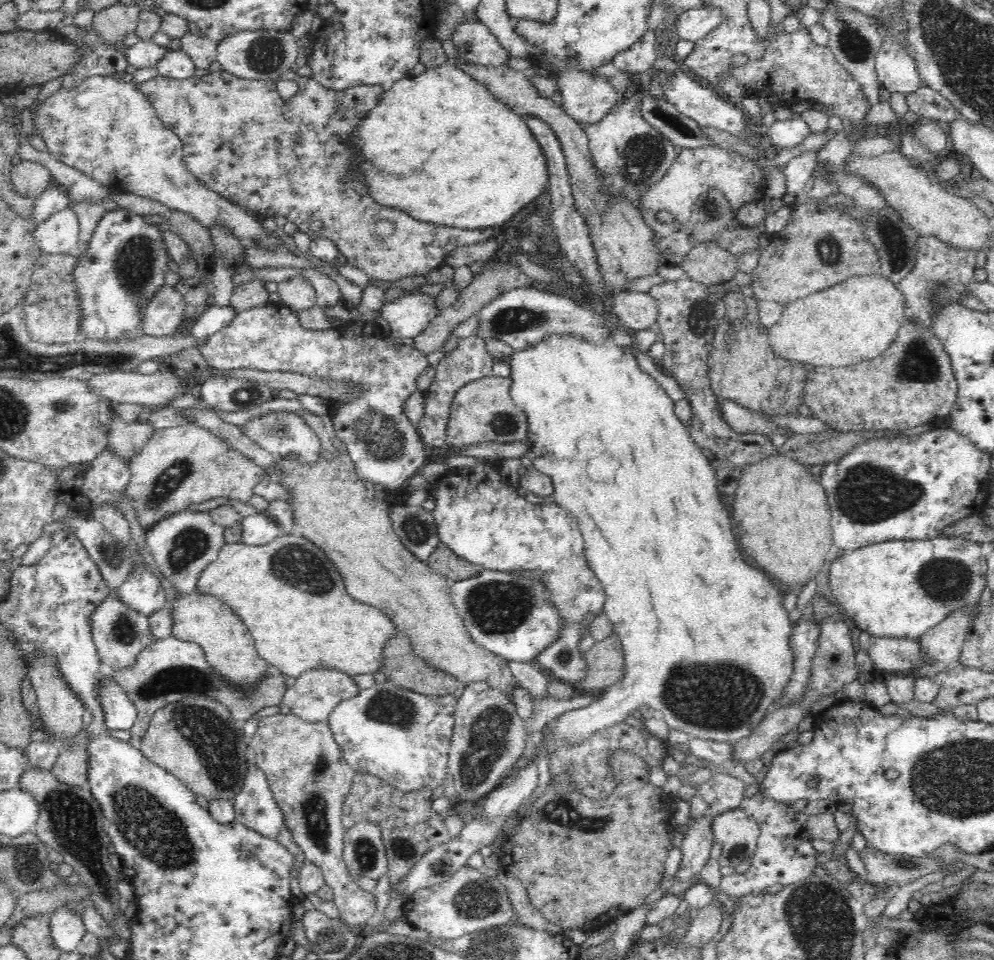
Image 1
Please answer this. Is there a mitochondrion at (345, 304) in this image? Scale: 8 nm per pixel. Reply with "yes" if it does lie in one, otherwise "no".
no

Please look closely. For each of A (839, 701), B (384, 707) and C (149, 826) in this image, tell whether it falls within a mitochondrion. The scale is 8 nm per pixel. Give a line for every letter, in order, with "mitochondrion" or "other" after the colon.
A: other
B: mitochondrion
C: mitochondrion

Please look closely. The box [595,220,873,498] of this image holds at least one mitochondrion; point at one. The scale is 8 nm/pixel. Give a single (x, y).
(828, 249)

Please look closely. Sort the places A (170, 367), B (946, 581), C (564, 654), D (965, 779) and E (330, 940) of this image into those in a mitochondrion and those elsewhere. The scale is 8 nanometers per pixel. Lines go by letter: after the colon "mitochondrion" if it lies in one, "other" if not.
A: other
B: mitochondrion
C: mitochondrion
D: mitochondrion
E: mitochondrion

